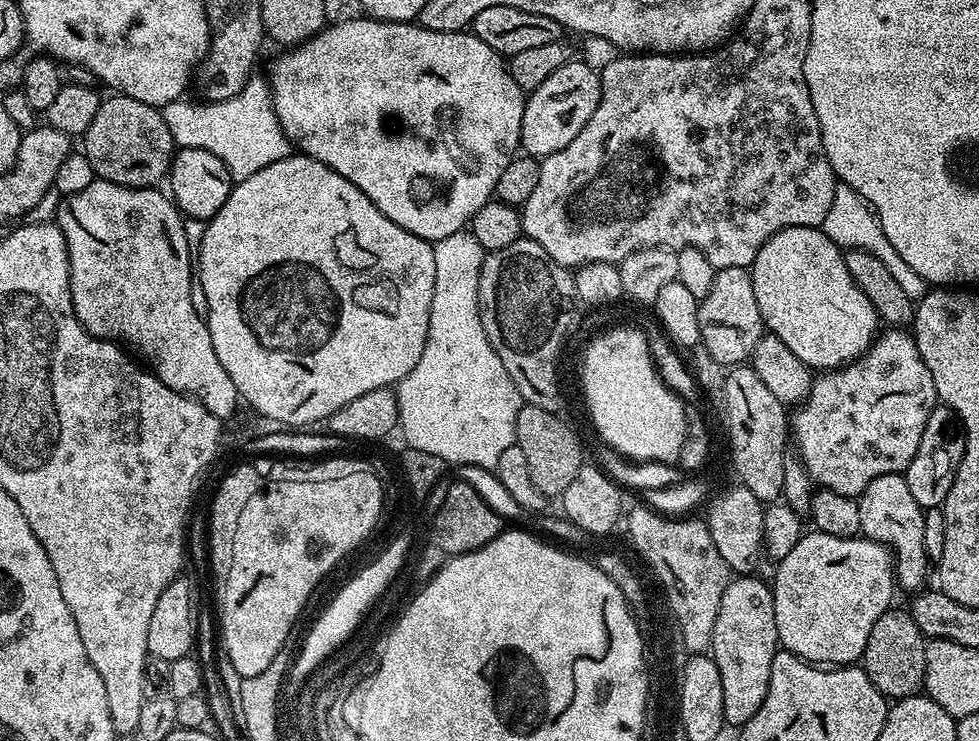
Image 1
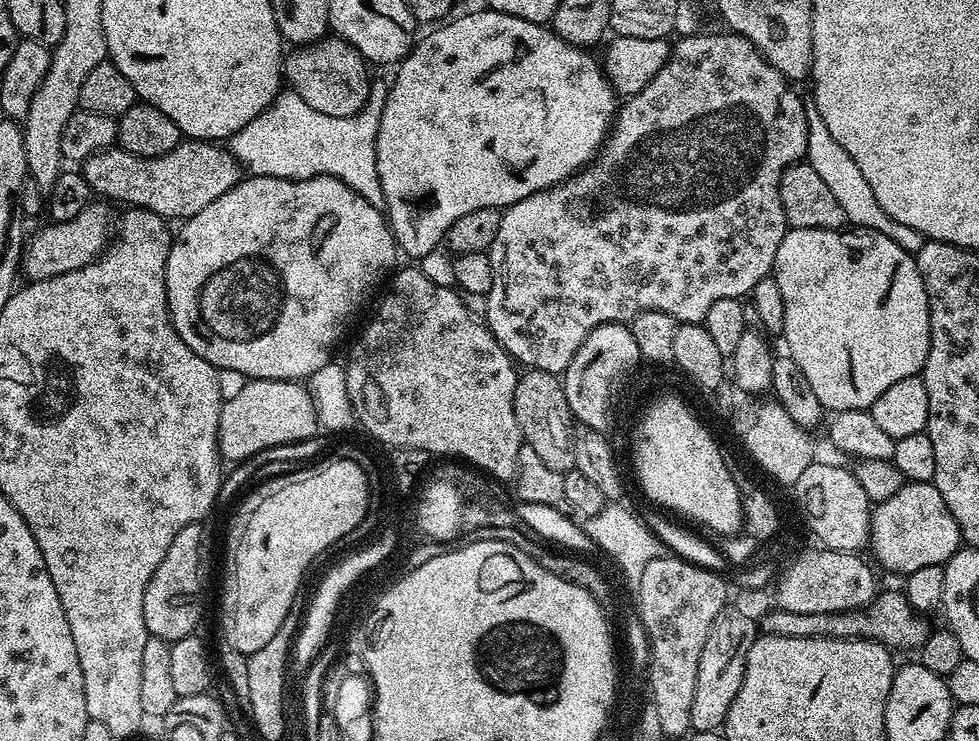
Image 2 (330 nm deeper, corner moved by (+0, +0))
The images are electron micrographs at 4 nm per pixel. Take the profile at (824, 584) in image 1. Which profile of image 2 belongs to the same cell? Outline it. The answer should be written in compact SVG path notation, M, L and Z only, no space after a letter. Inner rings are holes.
M905 482L894 498L875 505L872 509L872 534L870 552L876 555L875 563L888 572L897 572L906 578L922 566L947 564L962 547L960 527L954 522L954 514L946 510L946 502L938 494L936 485Z

